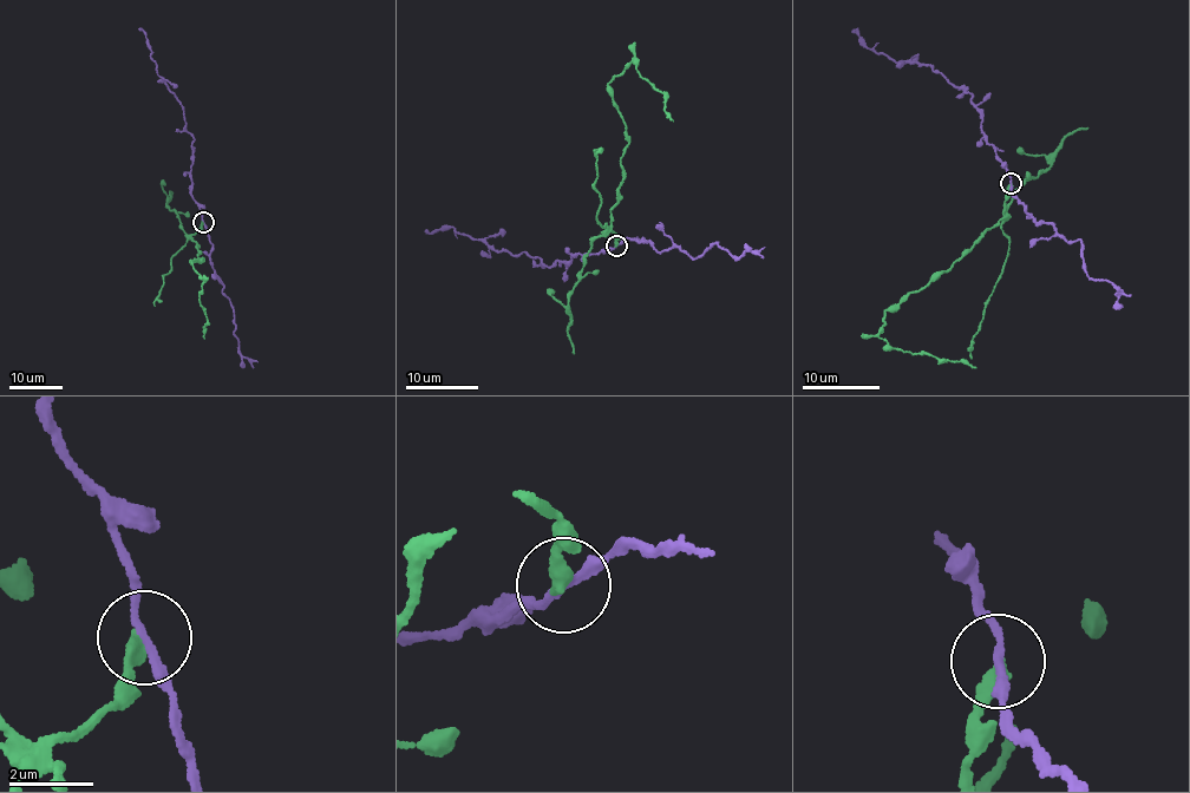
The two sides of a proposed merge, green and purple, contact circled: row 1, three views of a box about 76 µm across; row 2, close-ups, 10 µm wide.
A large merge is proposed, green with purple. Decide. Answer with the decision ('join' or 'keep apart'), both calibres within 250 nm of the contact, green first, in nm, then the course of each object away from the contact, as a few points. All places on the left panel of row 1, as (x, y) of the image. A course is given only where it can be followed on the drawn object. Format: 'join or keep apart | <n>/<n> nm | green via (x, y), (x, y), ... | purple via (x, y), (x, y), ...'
keep apart | 360/180 nm | green via (203, 222), (191, 237), (203, 260), (191, 262), (203, 280), (198, 300), (207, 320), (204, 338) | purple via (203, 222), (191, 194), (194, 141), (181, 105), (158, 76), (146, 35), (138, 28)

